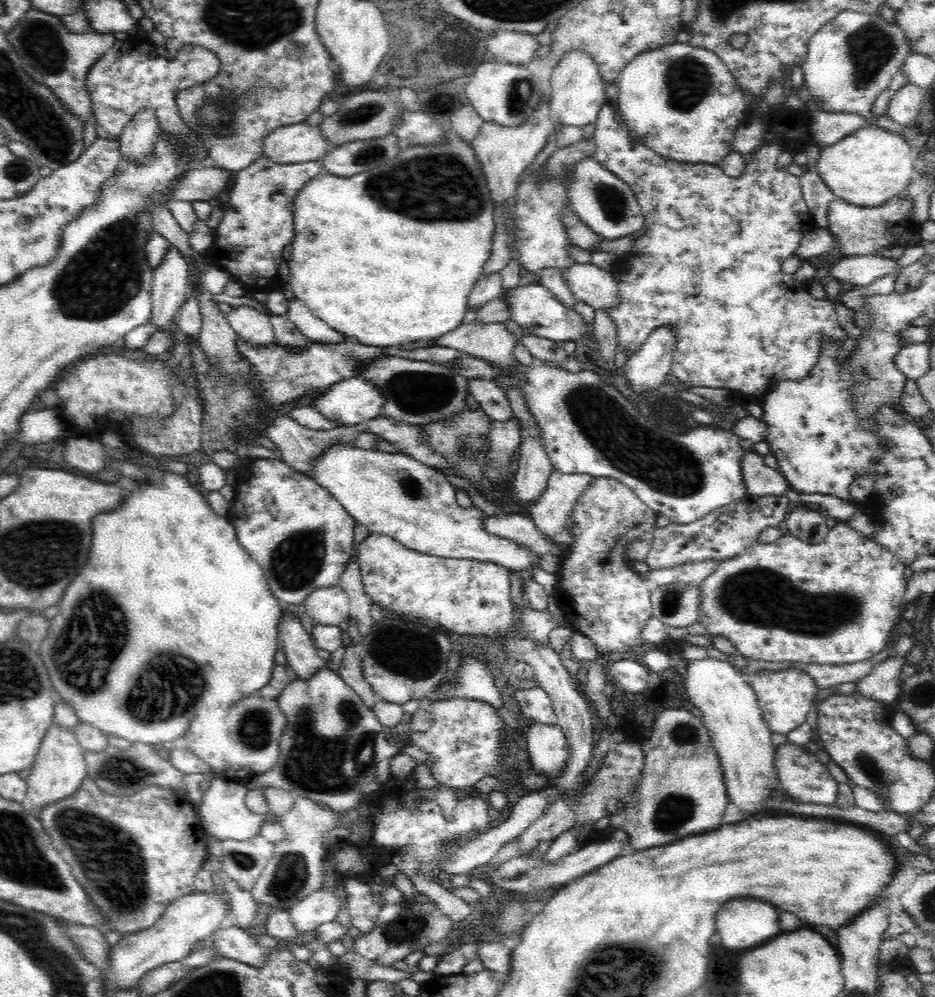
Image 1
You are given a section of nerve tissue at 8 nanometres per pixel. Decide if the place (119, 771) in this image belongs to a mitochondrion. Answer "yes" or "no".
yes

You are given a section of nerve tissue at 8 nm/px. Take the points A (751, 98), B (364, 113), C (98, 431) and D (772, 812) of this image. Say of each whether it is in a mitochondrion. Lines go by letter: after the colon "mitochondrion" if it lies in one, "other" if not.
A: other
B: mitochondrion
C: other
D: other

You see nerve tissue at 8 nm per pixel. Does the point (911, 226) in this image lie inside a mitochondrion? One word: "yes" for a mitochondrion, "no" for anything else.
no

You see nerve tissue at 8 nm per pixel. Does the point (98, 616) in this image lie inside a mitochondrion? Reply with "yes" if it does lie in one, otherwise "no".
yes

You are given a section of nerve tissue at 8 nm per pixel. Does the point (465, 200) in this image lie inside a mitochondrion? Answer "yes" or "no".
yes

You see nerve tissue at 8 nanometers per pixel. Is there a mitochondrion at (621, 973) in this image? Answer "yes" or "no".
yes

